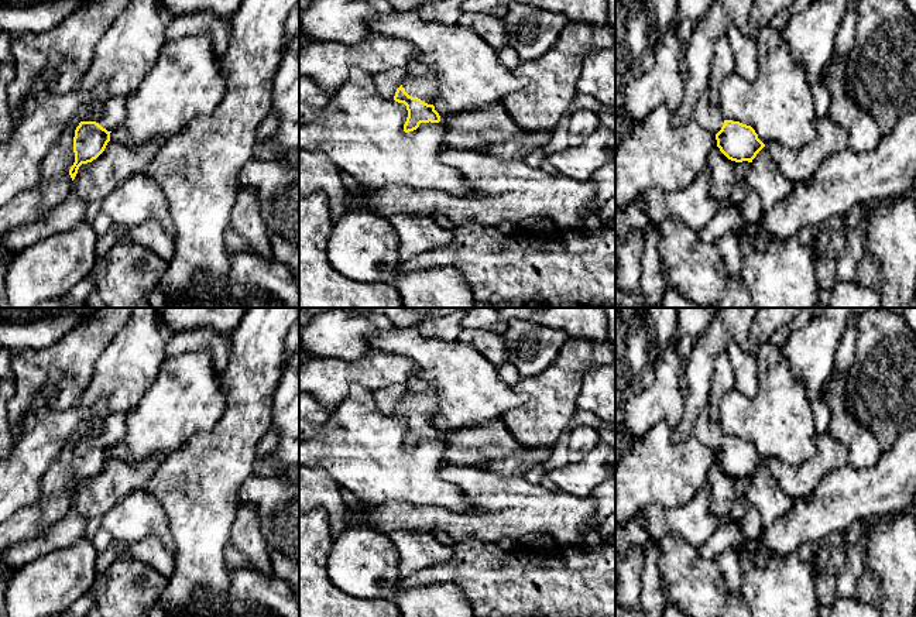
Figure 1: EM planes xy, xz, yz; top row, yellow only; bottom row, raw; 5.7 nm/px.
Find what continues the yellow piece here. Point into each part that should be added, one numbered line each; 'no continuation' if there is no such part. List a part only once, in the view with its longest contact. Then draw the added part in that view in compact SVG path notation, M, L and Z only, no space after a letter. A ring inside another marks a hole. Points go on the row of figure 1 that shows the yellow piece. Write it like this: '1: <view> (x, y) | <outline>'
1: xz (425, 88) | M435 75L421 78L406 76L402 82L402 88L409 96L418 97L428 104L433 104L439 90L439 82Z

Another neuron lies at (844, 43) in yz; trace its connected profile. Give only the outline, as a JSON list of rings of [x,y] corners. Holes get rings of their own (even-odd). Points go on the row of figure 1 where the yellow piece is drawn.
[[[850,1],[834,42],[834,54],[850,56],[855,44],[857,1]]]

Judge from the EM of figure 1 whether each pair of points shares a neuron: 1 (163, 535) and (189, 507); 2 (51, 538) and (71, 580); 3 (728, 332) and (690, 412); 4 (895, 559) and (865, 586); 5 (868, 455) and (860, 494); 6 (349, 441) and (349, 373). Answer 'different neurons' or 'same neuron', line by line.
1: different neurons
2: different neurons
3: same neuron
4: different neurons
5: different neurons
6: different neurons

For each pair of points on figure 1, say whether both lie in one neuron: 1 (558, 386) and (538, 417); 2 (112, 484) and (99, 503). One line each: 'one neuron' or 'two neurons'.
1: one neuron
2: one neuron

